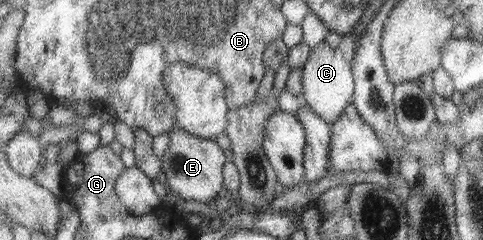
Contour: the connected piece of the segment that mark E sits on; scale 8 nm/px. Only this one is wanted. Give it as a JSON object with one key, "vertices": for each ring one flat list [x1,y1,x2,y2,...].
{"vertices":[[174,127,170,132,169,146,162,158,167,183,180,200,208,204,226,192,225,167,228,156,216,139,202,139,186,129]]}

